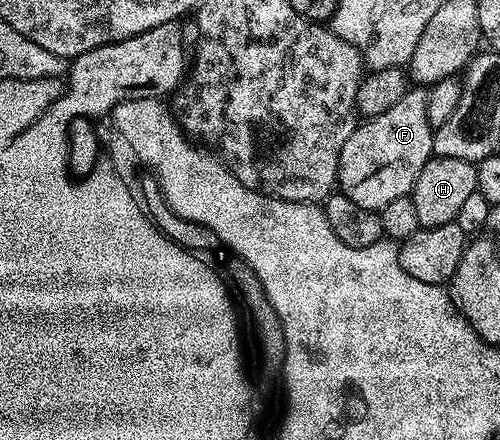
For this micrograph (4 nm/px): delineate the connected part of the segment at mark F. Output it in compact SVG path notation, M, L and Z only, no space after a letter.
M421 88L406 89L403 100L374 118L354 125L337 161L337 186L359 208L380 212L391 200L410 197L423 164L434 157L433 132L427 120L427 93Z

